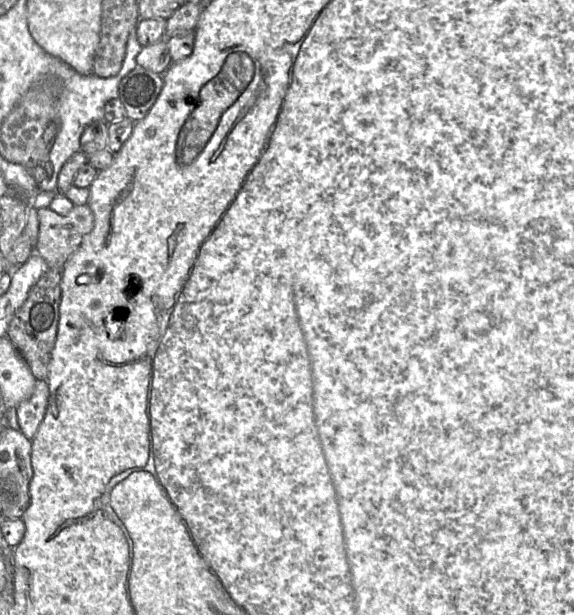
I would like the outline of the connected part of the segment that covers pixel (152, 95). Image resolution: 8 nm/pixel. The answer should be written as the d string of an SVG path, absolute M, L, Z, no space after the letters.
M139 65L123 77L118 98L126 109L126 116L134 122L142 120L156 102L163 83L163 74Z

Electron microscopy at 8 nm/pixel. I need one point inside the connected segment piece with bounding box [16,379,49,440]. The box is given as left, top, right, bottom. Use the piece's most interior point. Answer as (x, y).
(31, 412)

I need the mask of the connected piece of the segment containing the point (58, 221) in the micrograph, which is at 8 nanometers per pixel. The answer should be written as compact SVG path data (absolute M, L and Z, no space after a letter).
M88 204L74 205L66 215L60 215L50 207L42 207L38 209L38 217L39 234L35 251L49 268L62 271L84 236L92 230L93 213Z

